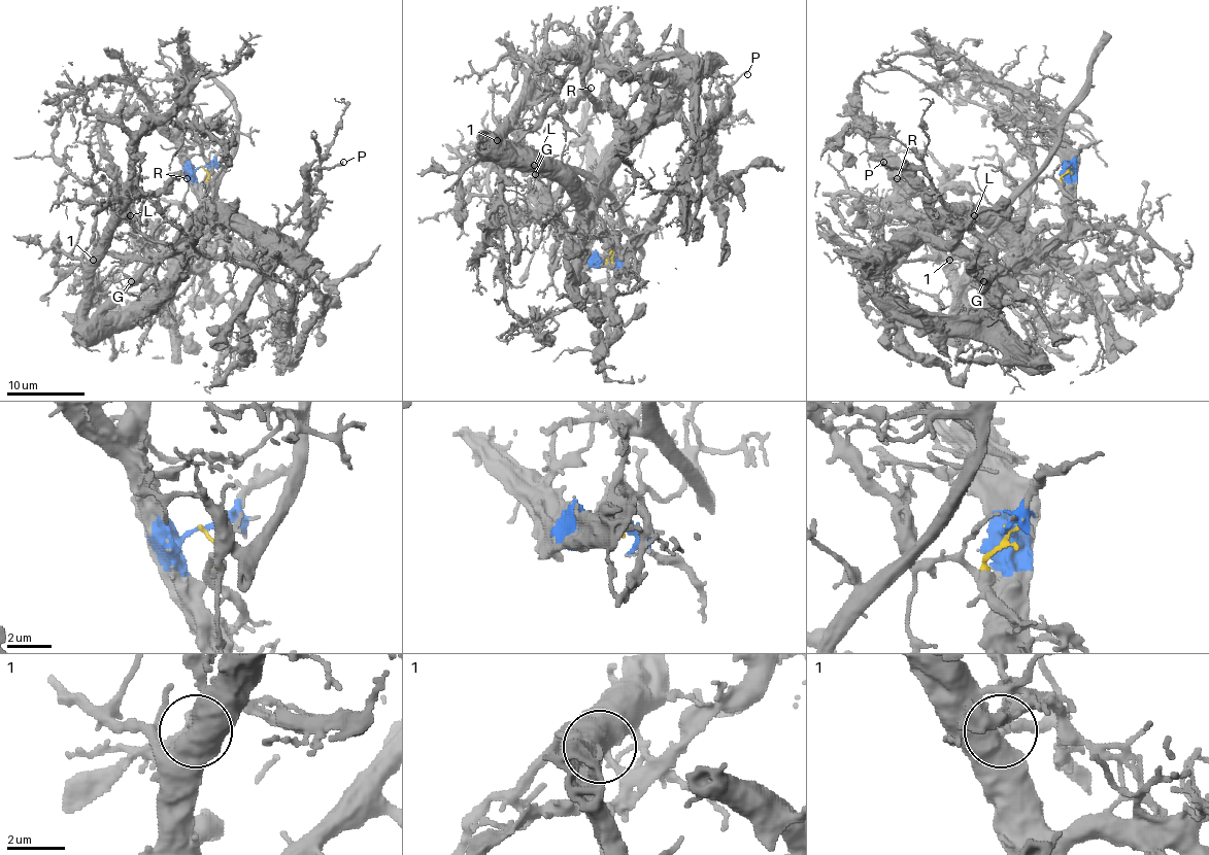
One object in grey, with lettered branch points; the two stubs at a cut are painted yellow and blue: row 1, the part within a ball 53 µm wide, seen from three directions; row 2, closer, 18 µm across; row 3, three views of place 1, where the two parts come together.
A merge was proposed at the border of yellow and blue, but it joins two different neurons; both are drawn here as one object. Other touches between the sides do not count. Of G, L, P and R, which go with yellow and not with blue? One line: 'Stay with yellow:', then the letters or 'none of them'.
Stay with yellow: G, L, R

